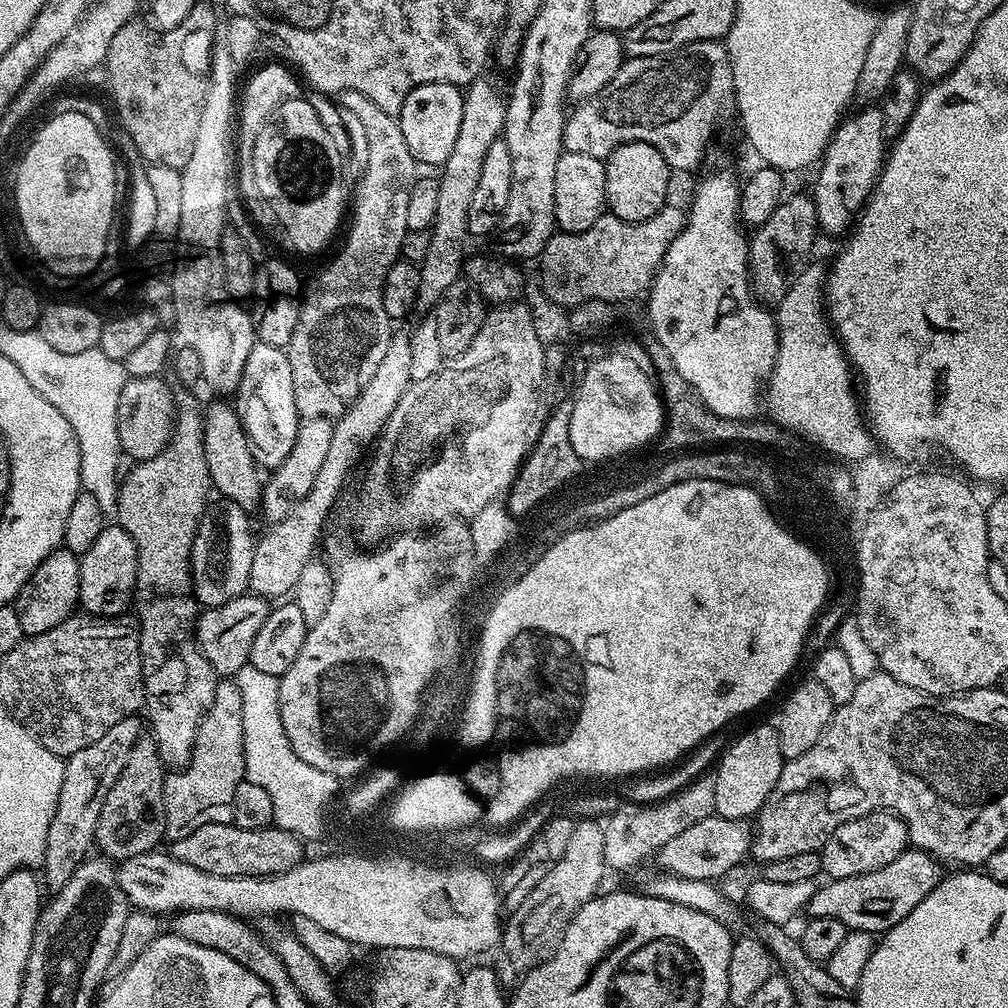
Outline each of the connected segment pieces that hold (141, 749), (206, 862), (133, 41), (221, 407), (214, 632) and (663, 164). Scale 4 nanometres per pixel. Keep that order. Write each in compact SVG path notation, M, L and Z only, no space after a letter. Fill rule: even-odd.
M141 734L130 750L130 758L126 758L126 766L122 766L122 774L118 774L114 786L110 786L106 802L102 802L102 814L98 814L94 844L104 851L101 853L107 859L129 860L161 847L160 839L165 839L168 817L164 805L165 779L166 766L160 760L155 740L151 735Z
M234 823L207 824L206 826L198 826L198 830L194 830L194 834L186 834L186 838L171 841L170 854L190 866L196 866L198 870L206 870L206 874L277 876L278 873L285 872L287 868L293 868L301 859L302 853L300 853L299 846L301 847L297 837L275 826L269 826L262 830L242 830Z
M197 2L190 10L190 14L186 14L186 22L182 22L182 26L178 26L174 30L162 32L153 30L151 27L148 27L149 29L143 28L138 22L139 19L133 18L129 20L126 26L122 26L122 30L118 30L118 34L114 34L114 38L110 38L110 50L108 51L108 59L106 61L107 87L109 89L112 88L112 100L116 103L116 112L120 115L120 120L124 123L124 128L128 131L128 136L132 139L133 146L140 151L141 158L148 164L174 166L182 170L186 166L186 162L190 162L194 151L194 141L198 135L198 125L200 119L202 119L202 106L206 106L208 74L211 70L212 45L216 40L216 30L218 27L216 14L218 14L217 9L212 7L210 3Z
M224 398L216 401L207 409L203 409L204 433L202 442L206 450L206 470L211 487L220 491L225 500L242 506L242 510L252 514L260 507L262 491L262 472L256 459L250 454L250 446L246 438L246 430L240 421L240 413ZM261 475L261 476L260 476Z
M245 594L217 608L205 608L199 613L196 643L200 645L202 654L216 671L217 677L235 677L236 672L248 664L250 646L254 646L254 638L258 630L262 630L262 622L266 622L269 611L270 604L265 597Z
M626 142L618 146L604 160L606 170L607 211L626 222L642 222L654 218L658 210L669 203L668 187L672 184L673 169L654 146L646 142Z

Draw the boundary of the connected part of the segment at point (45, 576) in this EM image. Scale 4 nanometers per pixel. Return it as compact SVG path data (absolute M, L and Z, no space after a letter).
M63 546L53 550L34 570L14 601L25 637L52 630L77 611L80 603L80 557Z

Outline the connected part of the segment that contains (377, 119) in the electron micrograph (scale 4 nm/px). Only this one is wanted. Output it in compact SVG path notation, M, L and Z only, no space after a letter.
M358 90L339 93L338 104L345 113L348 111L350 115L356 116L360 123L360 132L368 143L368 161L356 184L356 197L350 200L352 225L348 228L348 241L333 258L332 265L322 269L309 288L307 285L302 296L298 325L286 345L295 406L303 419L338 418L370 382L386 354L394 335L394 324L384 308L384 279L393 264L401 259L400 247L409 231L406 226L406 202L410 202L410 190L414 190L418 179L416 159L406 147L406 137L402 135L402 126L397 117L386 114L386 110L370 102L366 94L358 94Z

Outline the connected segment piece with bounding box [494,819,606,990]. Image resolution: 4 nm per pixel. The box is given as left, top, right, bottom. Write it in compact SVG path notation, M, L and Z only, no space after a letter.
M581 819L572 829L570 842L566 846L562 858L553 863L549 872L542 878L542 882L539 882L520 906L510 912L509 920L507 917L506 923L503 925L499 945L494 952L494 957L496 956L494 967L496 976L505 989L515 989L531 968L538 967L555 952L556 947L560 945L560 939L564 937L564 931L567 930L568 924L576 916L576 912L601 891L600 883L604 880L604 872L606 873L603 827L595 819Z

